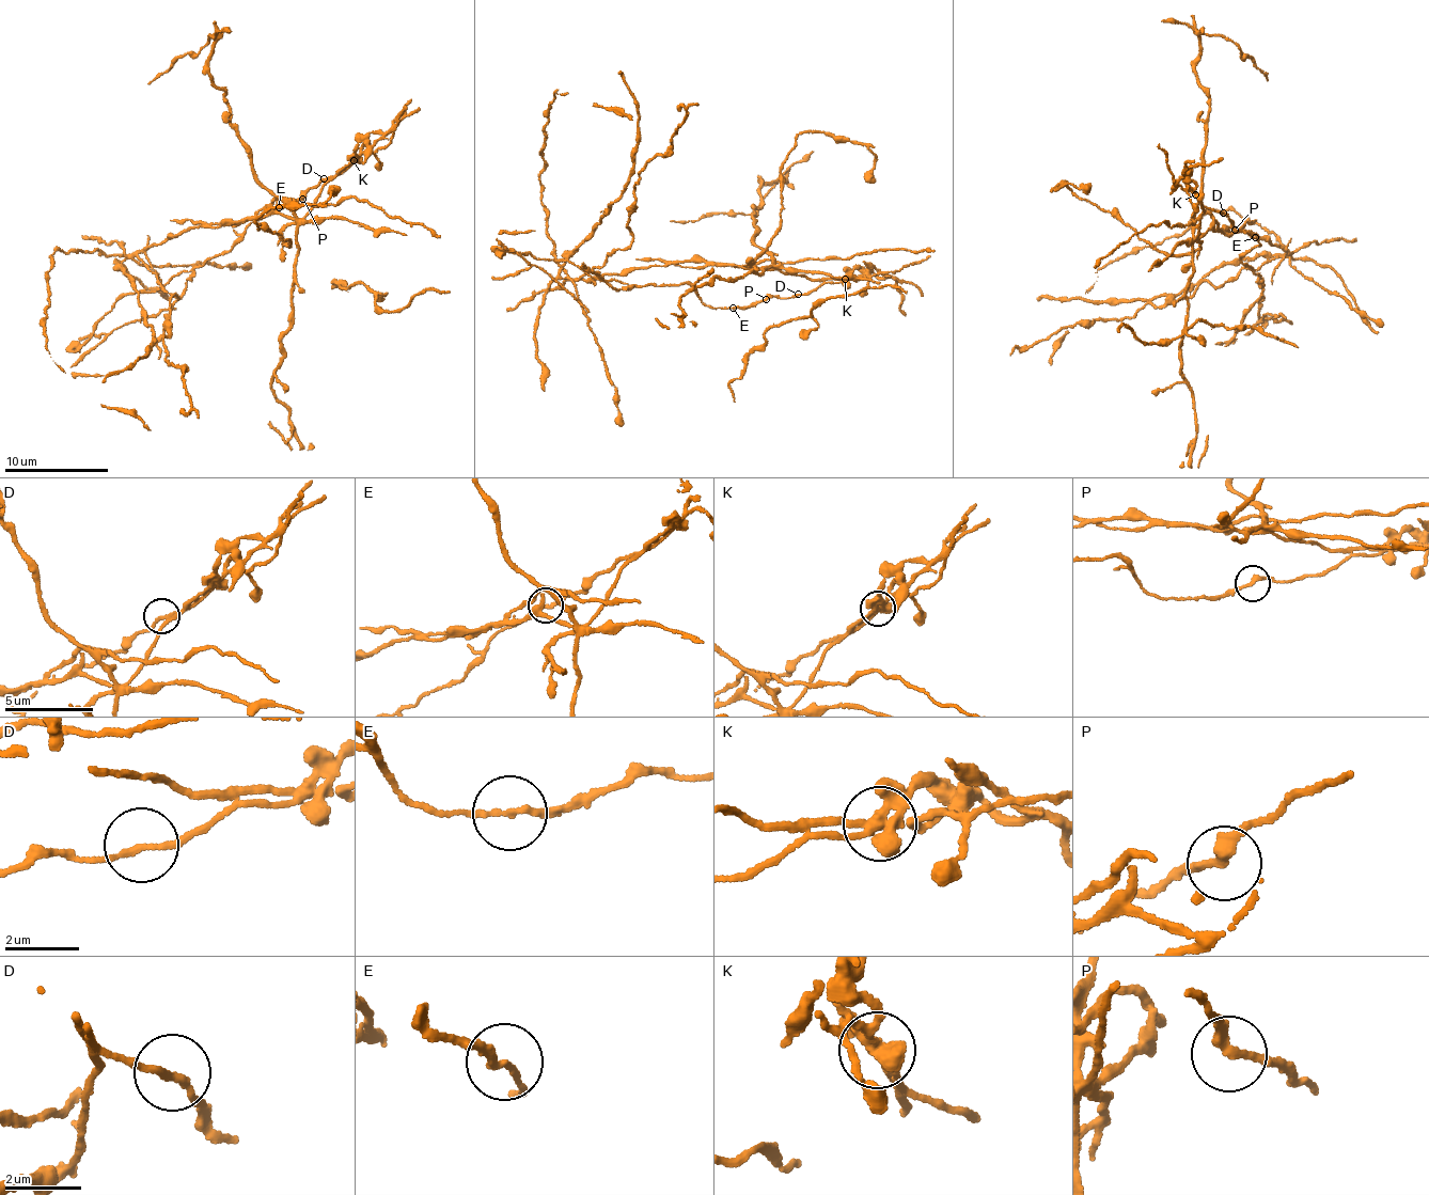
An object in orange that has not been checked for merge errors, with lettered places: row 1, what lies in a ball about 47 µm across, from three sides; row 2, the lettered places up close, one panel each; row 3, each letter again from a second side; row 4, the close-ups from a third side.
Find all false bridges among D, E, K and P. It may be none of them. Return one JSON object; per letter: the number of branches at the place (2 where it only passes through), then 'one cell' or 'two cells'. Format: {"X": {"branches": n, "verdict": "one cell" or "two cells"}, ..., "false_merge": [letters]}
{"D": {"branches": 2, "verdict": "one cell"}, "E": {"branches": 2, "verdict": "two cells"}, "K": {"branches": 4, "verdict": "two cells"}, "P": {"branches": 2, "verdict": "one cell"}, "false_merge": ["E", "K"]}

